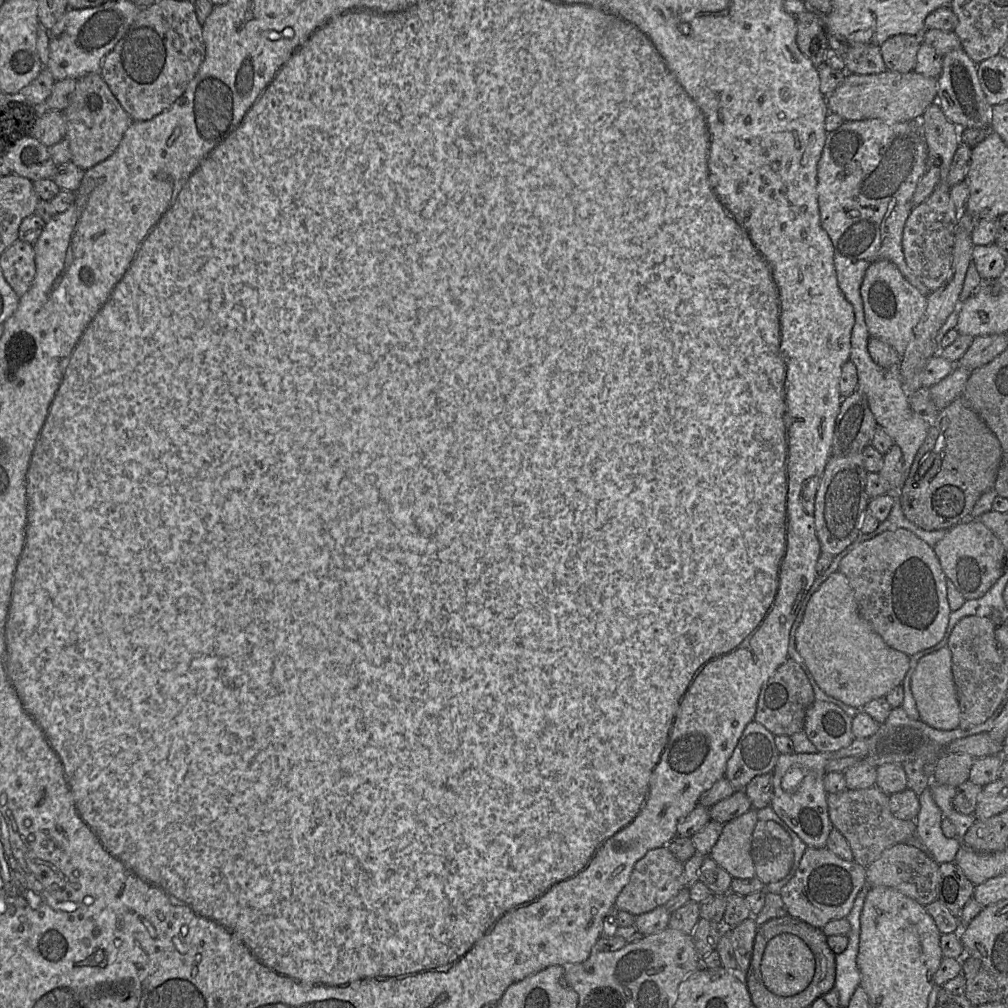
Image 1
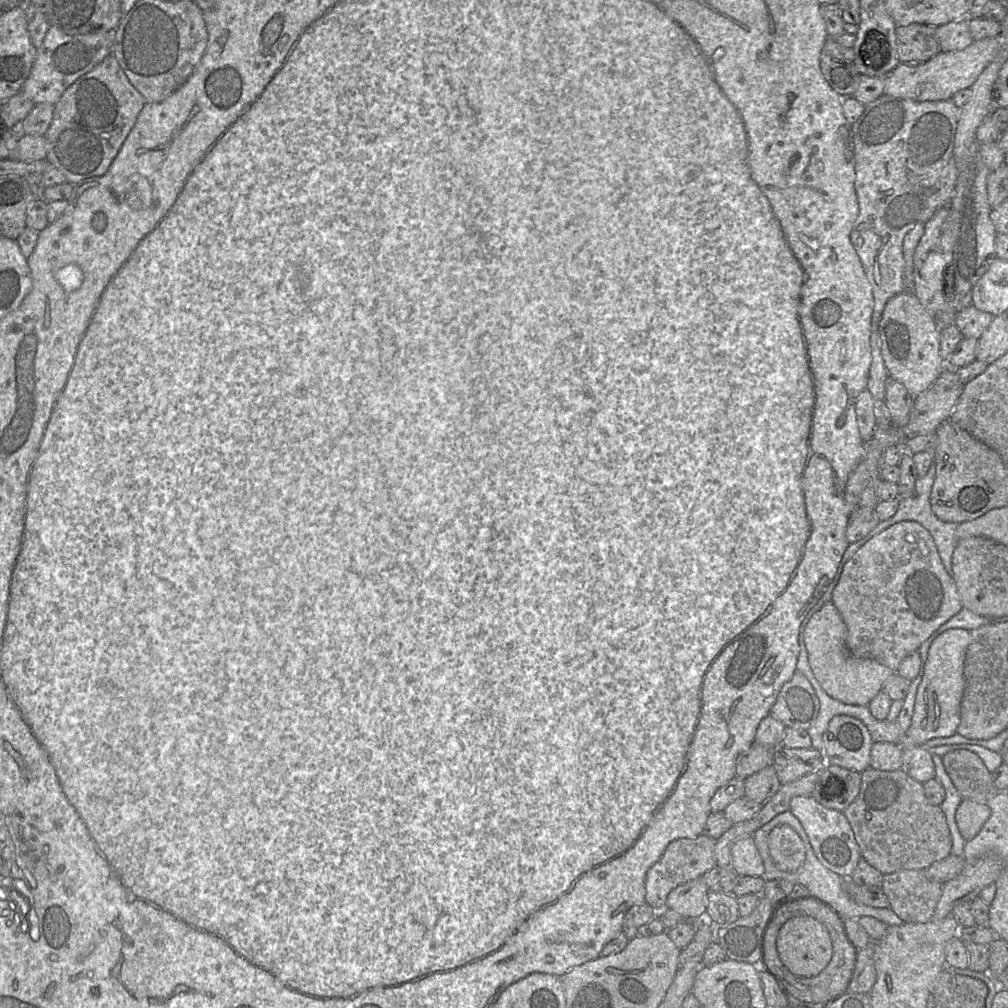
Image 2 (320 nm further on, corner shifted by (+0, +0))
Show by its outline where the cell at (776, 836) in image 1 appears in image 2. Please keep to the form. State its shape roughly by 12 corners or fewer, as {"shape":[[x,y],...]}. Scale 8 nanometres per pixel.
{"shape":[[789,825],[771,830],[768,847],[775,866],[795,872],[805,845]]}

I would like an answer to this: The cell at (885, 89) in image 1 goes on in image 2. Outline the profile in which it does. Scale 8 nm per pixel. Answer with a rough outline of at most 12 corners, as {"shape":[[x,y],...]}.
{"shape":[[999,35],[922,63],[900,62],[884,95],[949,100],[970,88],[1000,48]]}

